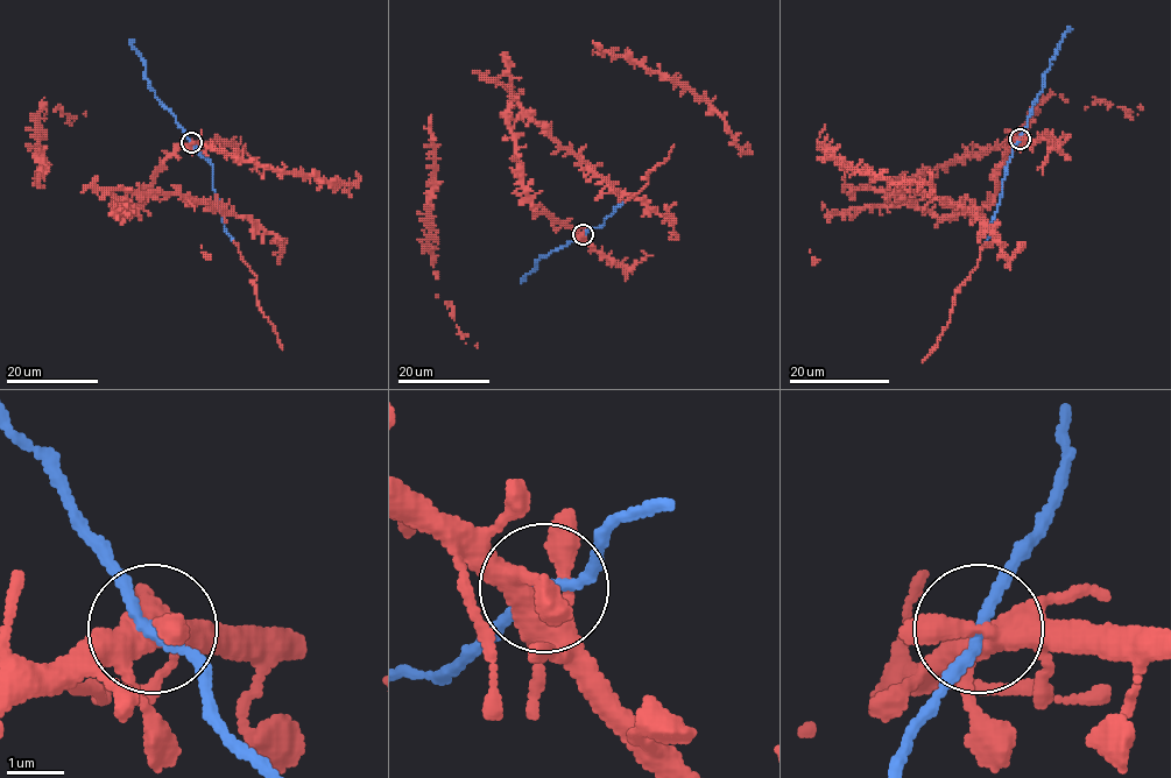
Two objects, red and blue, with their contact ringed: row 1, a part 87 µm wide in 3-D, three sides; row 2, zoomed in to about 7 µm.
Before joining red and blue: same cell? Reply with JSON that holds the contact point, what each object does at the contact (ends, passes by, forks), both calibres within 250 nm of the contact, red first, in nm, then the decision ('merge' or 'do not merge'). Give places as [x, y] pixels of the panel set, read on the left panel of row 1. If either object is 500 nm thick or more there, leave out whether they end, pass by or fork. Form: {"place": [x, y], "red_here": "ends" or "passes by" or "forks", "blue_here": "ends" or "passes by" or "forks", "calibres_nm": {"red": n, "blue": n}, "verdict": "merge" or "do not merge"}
{"place": [191, 142], "red_here": "forks", "blue_here": "passes by", "calibres_nm": {"red": 440, "blue": 170}, "verdict": "merge"}

